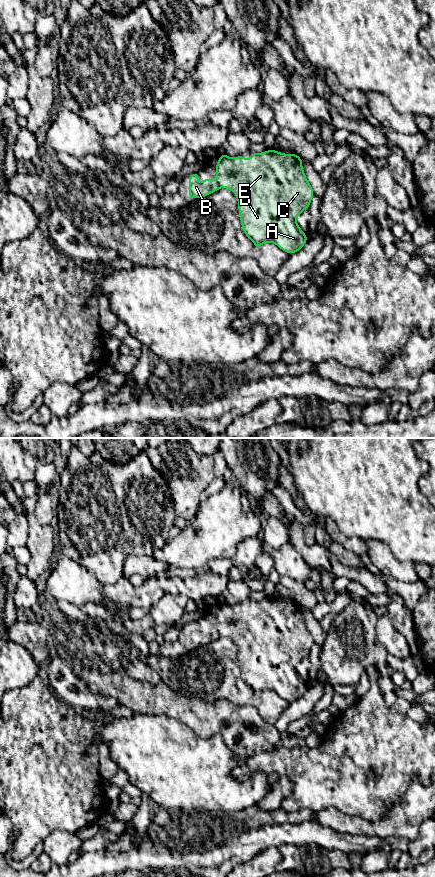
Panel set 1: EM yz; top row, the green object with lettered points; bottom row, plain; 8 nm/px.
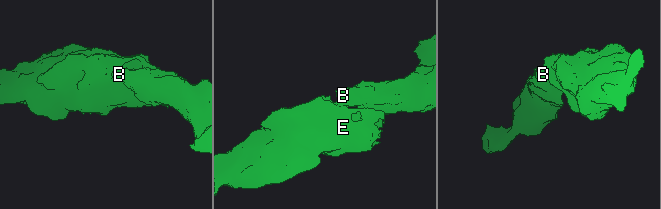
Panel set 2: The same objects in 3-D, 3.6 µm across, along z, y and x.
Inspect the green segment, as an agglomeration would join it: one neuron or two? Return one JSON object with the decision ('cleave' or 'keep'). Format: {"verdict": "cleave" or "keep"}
{"verdict": "keep"}

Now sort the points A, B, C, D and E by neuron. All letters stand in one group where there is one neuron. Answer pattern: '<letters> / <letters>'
A B C D E

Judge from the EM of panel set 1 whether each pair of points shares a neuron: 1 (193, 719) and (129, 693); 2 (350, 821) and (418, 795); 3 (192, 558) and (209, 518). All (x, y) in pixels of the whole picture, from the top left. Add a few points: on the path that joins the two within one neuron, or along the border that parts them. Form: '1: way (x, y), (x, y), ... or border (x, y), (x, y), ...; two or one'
1: way (177, 706), (160, 699), (145, 698); one
2: way (367, 826), (386, 826), (401, 812); one
3: way (193, 548), (209, 532), (209, 528); one

